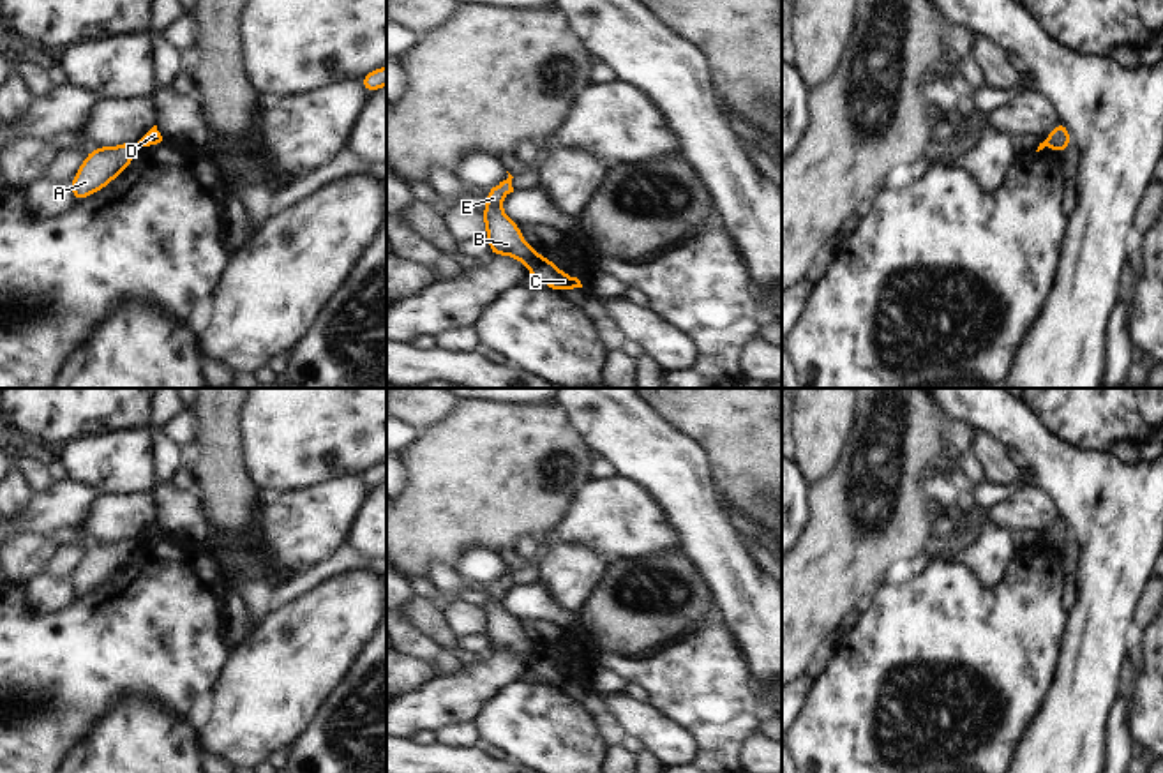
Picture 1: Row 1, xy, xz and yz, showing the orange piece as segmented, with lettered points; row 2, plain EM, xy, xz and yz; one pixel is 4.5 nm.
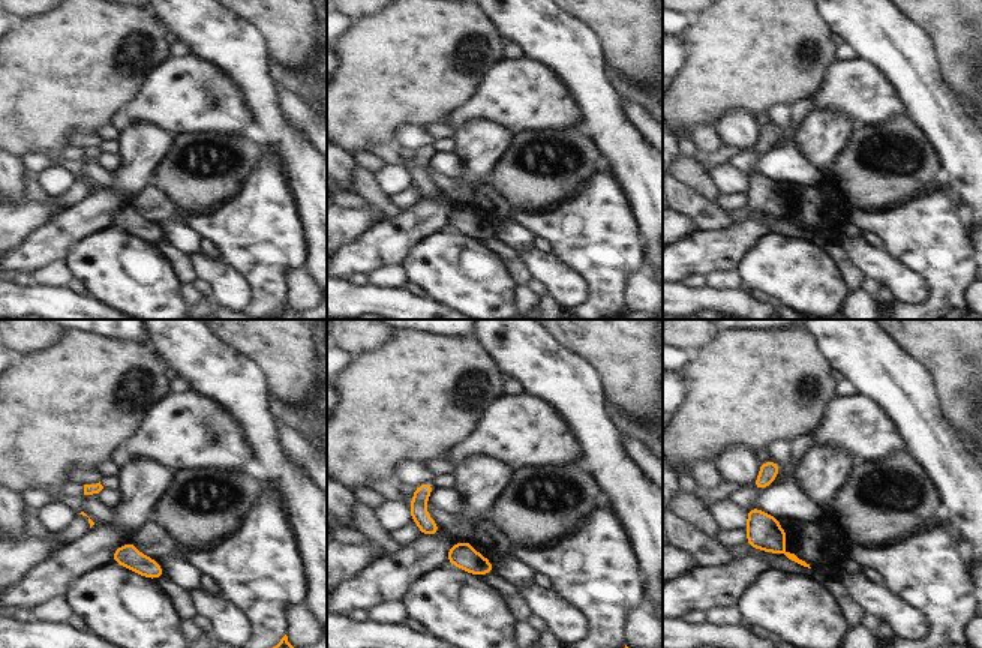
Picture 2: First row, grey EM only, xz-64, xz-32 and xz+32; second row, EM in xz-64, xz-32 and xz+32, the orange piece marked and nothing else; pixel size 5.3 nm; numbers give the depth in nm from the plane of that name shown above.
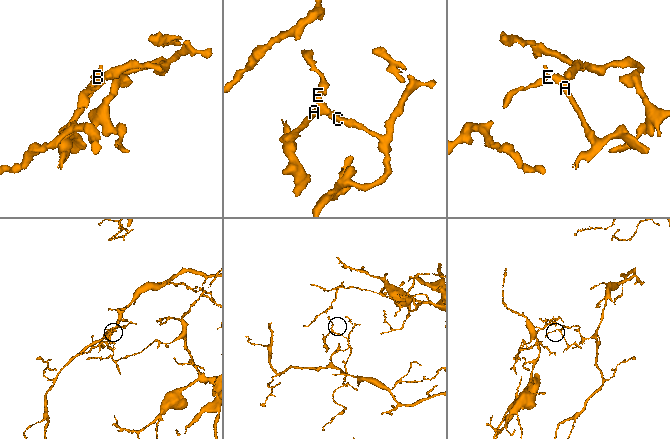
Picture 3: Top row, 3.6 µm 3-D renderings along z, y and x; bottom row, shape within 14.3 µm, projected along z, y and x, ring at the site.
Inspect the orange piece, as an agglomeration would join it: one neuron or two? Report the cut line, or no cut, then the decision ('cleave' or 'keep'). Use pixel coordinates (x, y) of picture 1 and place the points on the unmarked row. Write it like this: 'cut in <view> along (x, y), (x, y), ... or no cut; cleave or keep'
cut in xz along (537, 648), (526, 662); cleave

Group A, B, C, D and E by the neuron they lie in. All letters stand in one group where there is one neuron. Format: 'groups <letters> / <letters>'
groups A B E / C D

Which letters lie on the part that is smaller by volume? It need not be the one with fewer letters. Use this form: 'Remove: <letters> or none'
Remove: A, B, E

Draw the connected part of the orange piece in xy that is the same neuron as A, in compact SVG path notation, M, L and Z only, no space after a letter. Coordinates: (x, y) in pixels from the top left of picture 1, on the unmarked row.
M125 537L116 542L94 542L94 545L85 551L79 565L69 579L74 598L79 598L109 581L131 561L138 545L139 540L134 537Z

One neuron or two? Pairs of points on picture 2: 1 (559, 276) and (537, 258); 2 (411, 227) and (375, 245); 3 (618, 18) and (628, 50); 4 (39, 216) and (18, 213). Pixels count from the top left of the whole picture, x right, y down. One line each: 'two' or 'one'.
1: one
2: one
3: one
4: one

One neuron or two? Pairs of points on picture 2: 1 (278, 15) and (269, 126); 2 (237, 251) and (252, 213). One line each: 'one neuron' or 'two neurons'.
1: two neurons
2: one neuron

